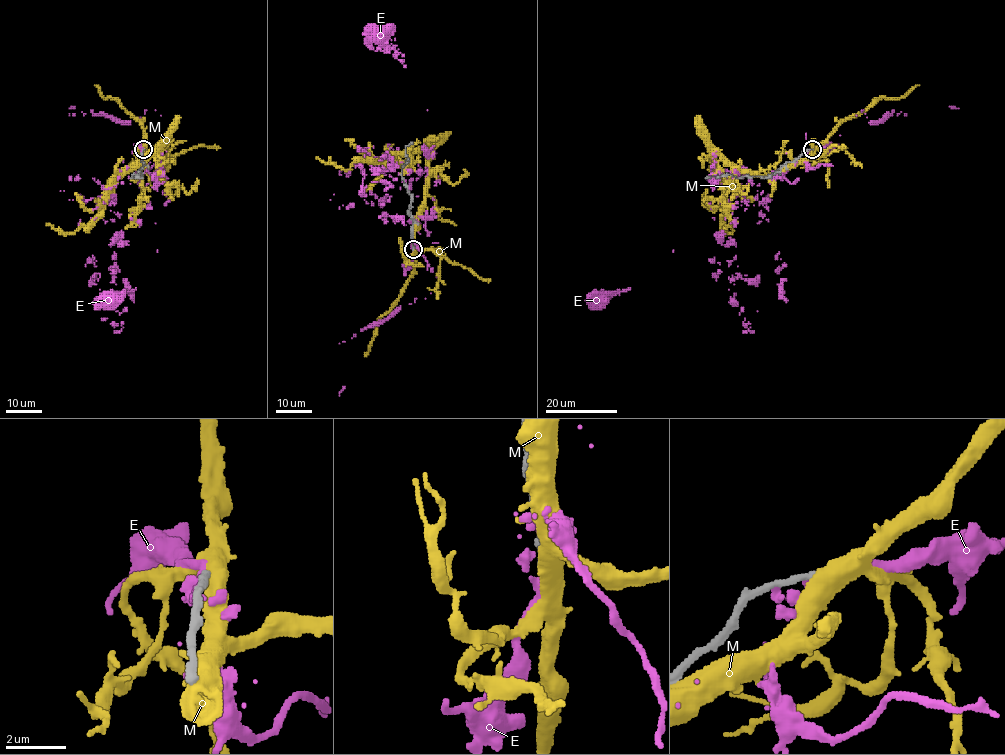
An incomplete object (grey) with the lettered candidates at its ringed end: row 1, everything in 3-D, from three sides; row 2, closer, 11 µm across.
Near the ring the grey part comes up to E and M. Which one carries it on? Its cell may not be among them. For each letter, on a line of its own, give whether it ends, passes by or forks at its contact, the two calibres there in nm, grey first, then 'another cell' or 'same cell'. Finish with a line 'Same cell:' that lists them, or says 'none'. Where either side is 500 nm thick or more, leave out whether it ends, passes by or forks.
E: it passes by | 200/240 nm | another cell
M: 240/550 nm | another cell
Same cell: none

